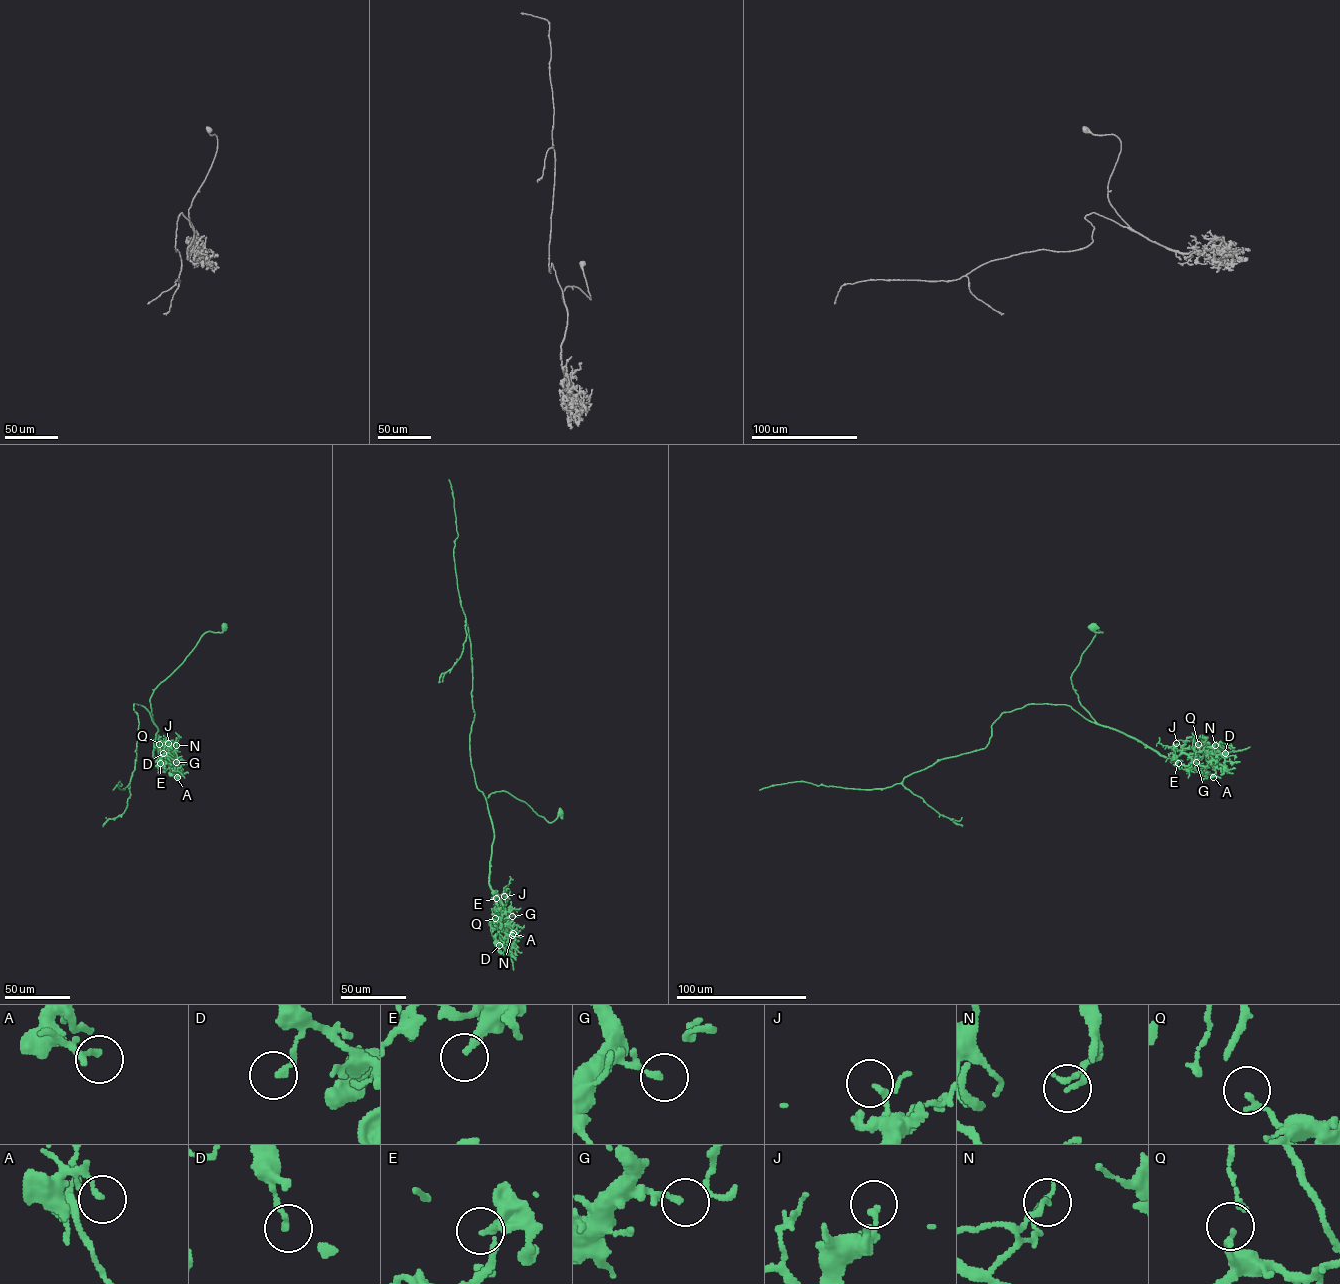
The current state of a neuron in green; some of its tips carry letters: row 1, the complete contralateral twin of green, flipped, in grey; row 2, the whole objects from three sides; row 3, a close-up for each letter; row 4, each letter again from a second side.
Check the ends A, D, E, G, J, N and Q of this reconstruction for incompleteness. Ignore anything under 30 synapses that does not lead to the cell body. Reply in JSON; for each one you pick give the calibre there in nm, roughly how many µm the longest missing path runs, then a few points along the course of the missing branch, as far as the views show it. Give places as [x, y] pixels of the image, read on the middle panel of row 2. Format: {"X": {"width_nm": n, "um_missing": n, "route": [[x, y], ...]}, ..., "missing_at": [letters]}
{"E": {"width_nm": 240, "um_missing": 25}, "missing_at": ["E"]}

